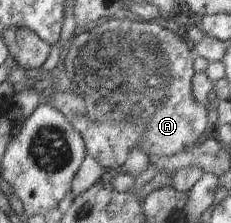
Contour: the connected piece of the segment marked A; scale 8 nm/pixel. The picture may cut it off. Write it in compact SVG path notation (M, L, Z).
M110 19L79 35L73 35L63 53L59 71L68 77L72 87L65 92L53 90L45 99L54 109L74 122L74 118L86 115L86 131L81 134L86 155L90 155L105 170L119 169L129 153L141 147L146 154L170 157L185 152L185 148L196 144L205 131L212 132L208 124L206 109L196 103L192 95L192 78L195 74L193 61L196 54L186 45L182 34L150 24L140 19Z

